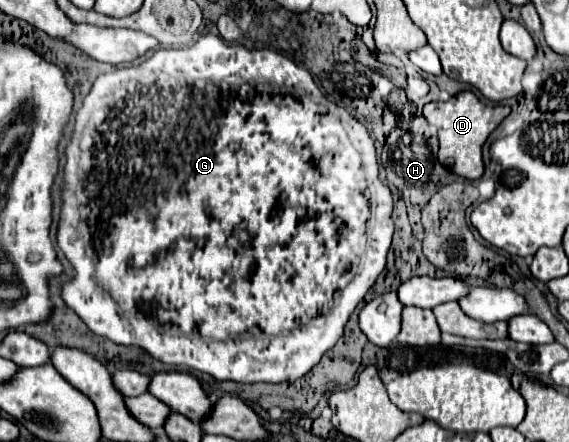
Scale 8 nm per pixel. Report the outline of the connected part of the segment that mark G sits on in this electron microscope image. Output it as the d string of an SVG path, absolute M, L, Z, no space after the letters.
M202 35L194 45L184 49L160 47L138 67L122 67L94 81L90 93L82 101L72 140L66 148L62 201L58 247L76 271L76 275L60 287L64 303L92 333L118 345L136 345L160 363L186 365L208 373L216 381L294 383L304 377L322 355L338 343L344 335L348 317L386 269L386 255L394 235L392 193L380 181L380 163L366 125L344 107L328 101L310 71L296 65L294 59L274 49L226 45L226 41L216 35Z

